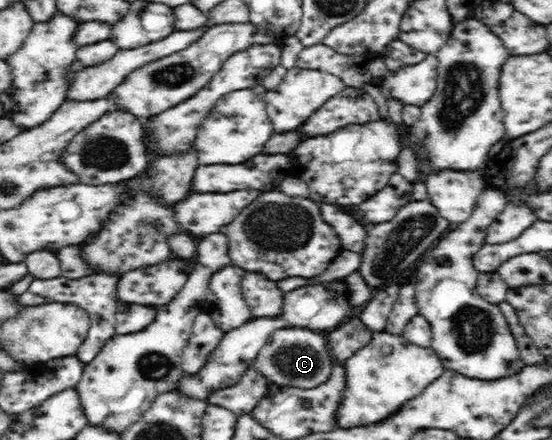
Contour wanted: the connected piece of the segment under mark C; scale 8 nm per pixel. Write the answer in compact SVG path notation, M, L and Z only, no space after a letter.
M287 327L271 333L267 344L258 352L253 365L259 373L266 376L270 384L309 389L323 384L323 381L331 376L331 370L337 362L331 357L323 334L303 327Z

